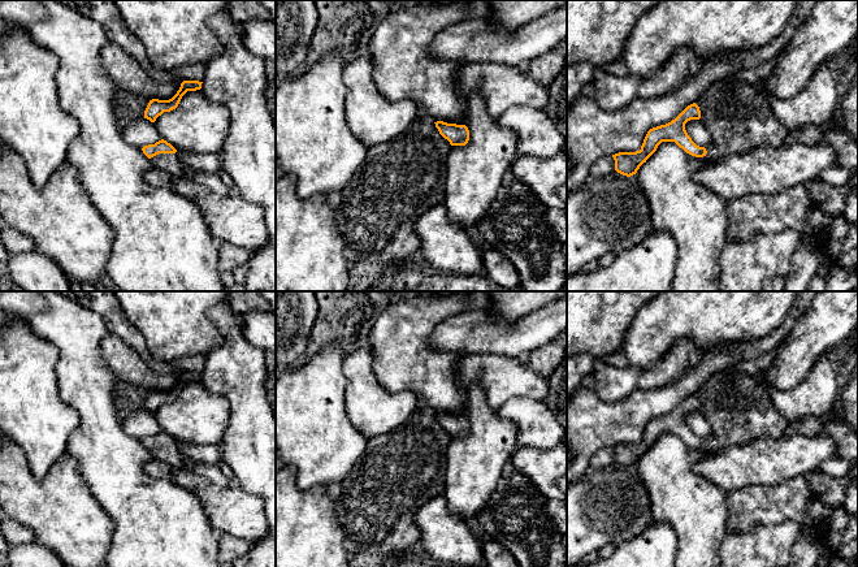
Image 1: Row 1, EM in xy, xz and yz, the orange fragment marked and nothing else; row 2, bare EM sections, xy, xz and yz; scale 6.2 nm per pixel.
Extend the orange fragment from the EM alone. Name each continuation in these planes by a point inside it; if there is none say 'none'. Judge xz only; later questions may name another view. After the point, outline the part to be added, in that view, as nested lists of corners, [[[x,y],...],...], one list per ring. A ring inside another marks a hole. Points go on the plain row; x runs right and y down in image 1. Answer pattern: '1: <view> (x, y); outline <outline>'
none

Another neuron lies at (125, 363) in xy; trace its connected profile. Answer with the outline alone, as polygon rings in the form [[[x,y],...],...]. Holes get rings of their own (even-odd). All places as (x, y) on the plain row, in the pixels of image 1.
[[[109,333],[103,339],[100,351],[103,363],[114,377],[148,391],[169,391],[181,378],[177,375],[155,372],[134,349],[114,334]]]

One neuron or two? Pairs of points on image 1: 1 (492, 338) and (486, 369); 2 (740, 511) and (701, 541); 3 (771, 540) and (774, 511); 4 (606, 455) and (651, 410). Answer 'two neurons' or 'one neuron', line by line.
1: two neurons
2: two neurons
3: two neurons
4: two neurons

